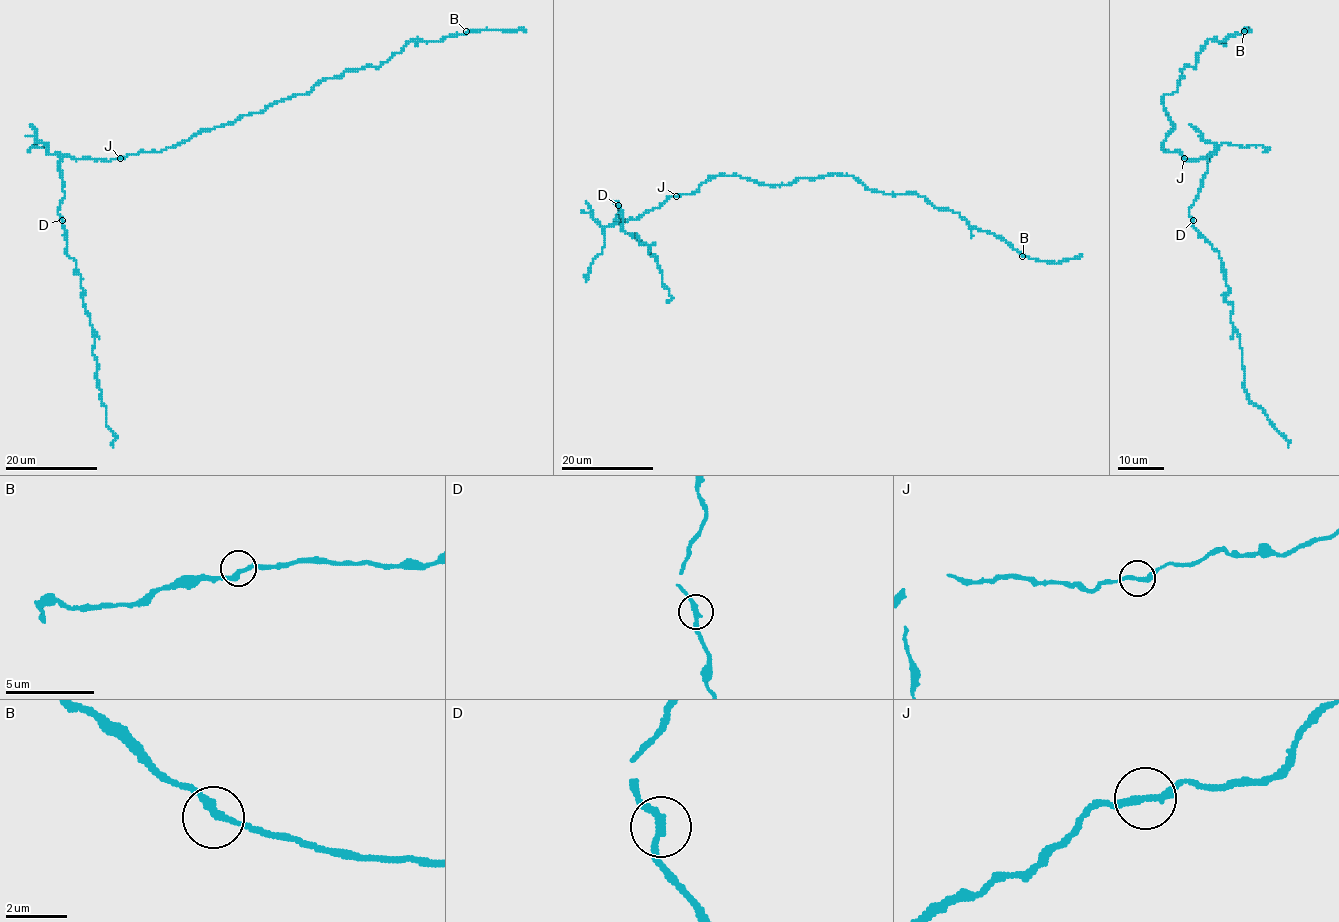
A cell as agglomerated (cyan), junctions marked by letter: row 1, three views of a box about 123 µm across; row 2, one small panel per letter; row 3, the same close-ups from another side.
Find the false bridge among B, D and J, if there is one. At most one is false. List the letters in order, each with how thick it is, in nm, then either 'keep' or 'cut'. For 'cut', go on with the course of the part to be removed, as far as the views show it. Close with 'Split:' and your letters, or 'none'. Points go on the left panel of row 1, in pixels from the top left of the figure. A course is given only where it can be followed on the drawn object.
B: 240 nm thick; keep
D: 240 nm thick; keep
J: 240 nm thick; keep
Split: none

